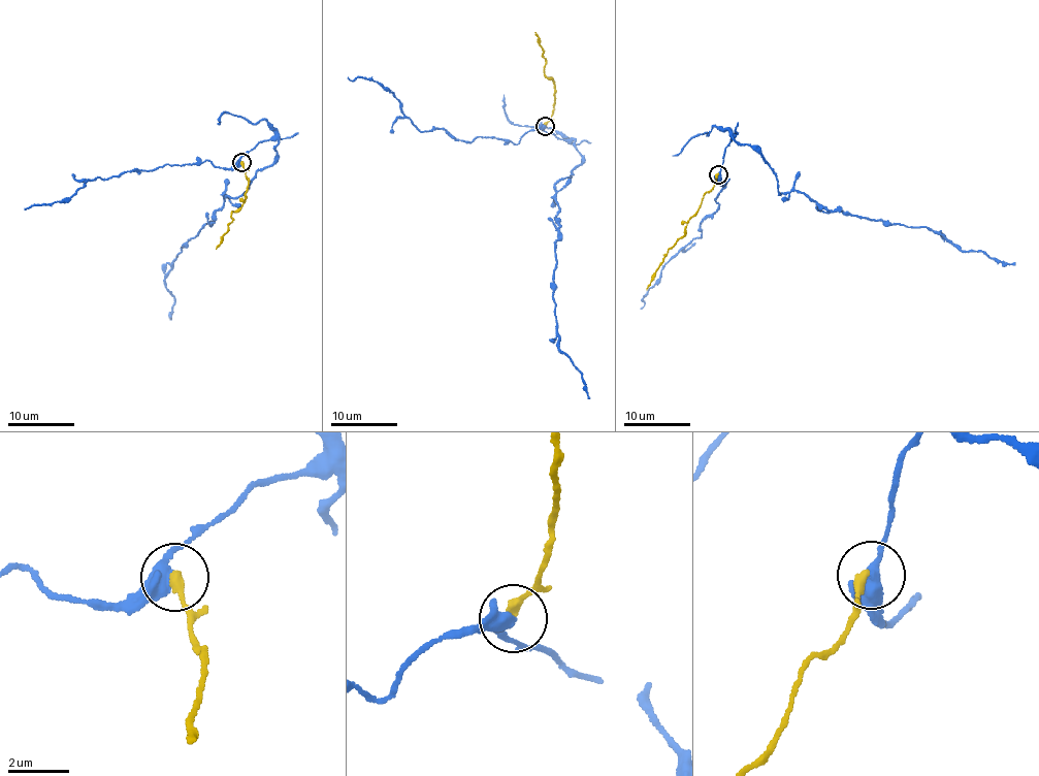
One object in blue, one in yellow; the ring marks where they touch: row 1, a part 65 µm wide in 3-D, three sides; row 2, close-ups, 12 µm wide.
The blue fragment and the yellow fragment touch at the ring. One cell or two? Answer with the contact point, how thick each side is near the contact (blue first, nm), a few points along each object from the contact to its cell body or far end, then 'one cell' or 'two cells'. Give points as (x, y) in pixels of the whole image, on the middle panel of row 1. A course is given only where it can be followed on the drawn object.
at (545, 126); 320 nm thick on the blue side, 280 nm on the other; blue runs (545, 127), (575, 142), (582, 161), (554, 185), (558, 206), (553, 289), (557, 347), (581, 375), (588, 398); yellow runs (545, 125), (555, 106), (555, 88), (553, 81), (546, 77), (546, 60), (534, 32); two cells

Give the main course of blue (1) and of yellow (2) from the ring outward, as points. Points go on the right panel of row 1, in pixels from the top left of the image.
1: (719, 174), (733, 138), (759, 153), (782, 194), (805, 193), (828, 211), (931, 228), (964, 251), (1014, 262)
2: (717, 174), (715, 185), (706, 193), (683, 236), (669, 249), (646, 289)

